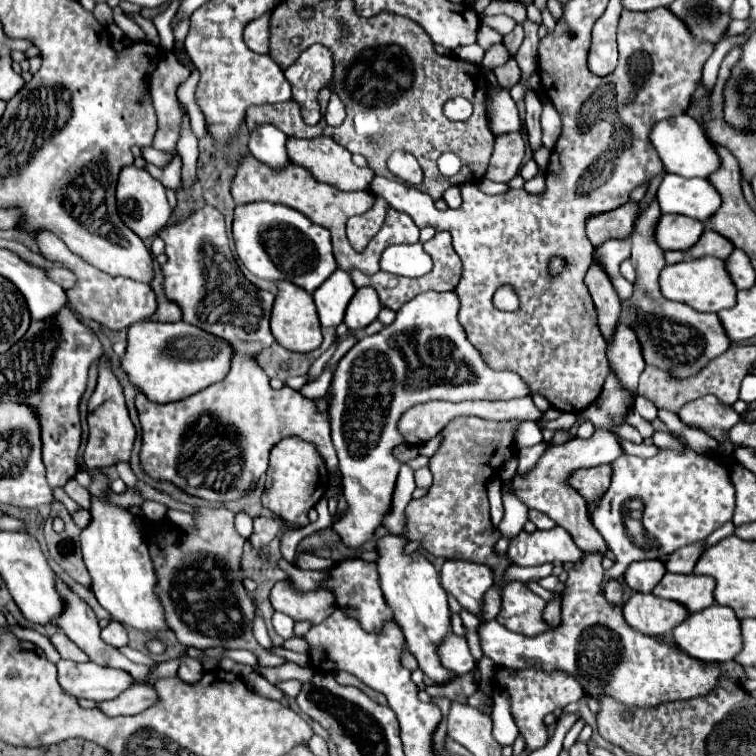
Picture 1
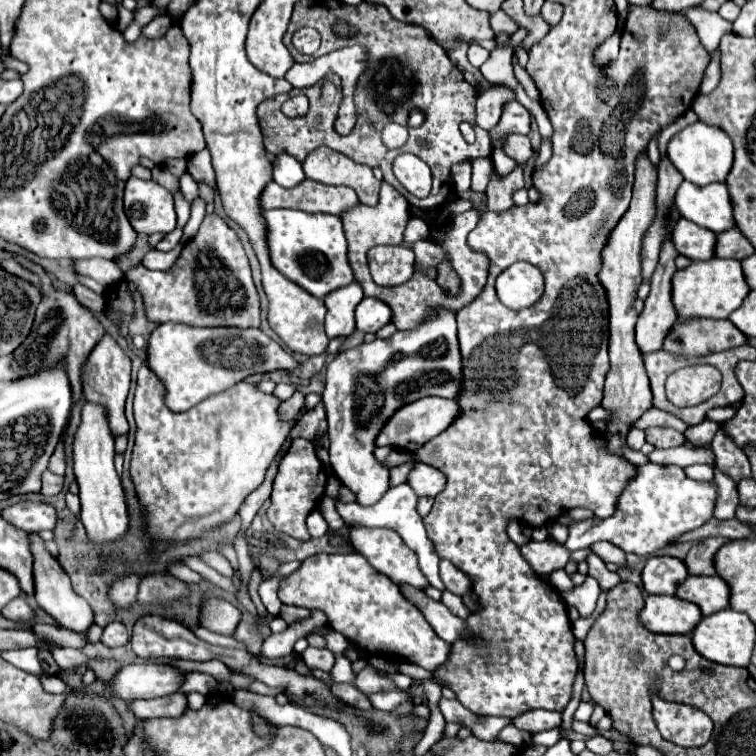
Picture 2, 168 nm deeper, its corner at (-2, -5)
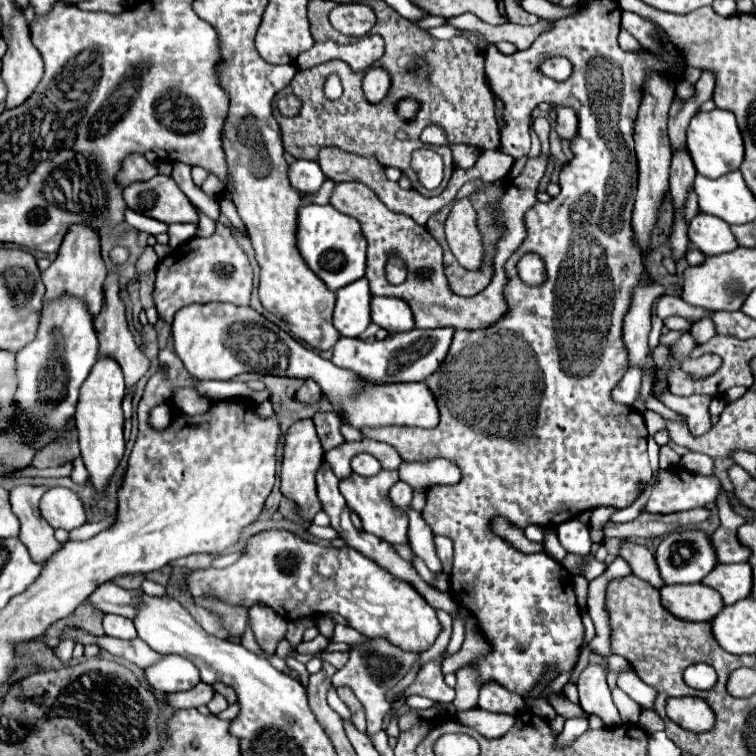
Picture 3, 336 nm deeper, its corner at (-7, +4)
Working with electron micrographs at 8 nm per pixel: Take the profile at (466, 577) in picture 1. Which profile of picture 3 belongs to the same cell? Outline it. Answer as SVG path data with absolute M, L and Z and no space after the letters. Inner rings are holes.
M436 535L434 545L436 545L436 555L444 565L444 571L450 573L450 569L452 569L452 541L448 537Z

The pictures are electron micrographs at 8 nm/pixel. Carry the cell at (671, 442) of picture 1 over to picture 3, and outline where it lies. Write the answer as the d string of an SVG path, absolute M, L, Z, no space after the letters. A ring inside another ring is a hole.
M720 493L718 501L716 501L718 509L728 509L728 519L722 519L720 529L712 535L712 543L718 551L720 563L740 563L740 561L748 561L750 557L750 549L744 547L738 541L738 527L746 523L744 517L736 515L728 503L726 493Z

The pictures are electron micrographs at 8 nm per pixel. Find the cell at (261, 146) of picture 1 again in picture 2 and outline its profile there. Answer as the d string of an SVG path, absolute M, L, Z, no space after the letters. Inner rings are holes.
M277 154L273 162L273 180L279 186L291 188L297 186L305 178L301 170L301 162L297 158L291 158L289 154Z

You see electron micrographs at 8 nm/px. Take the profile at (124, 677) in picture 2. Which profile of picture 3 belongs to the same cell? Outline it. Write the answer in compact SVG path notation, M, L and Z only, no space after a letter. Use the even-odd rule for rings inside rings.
M166 655L162 661L152 665L152 669L146 669L146 677L154 689L160 689L164 693L188 691L196 683L200 683L196 665L176 655Z

